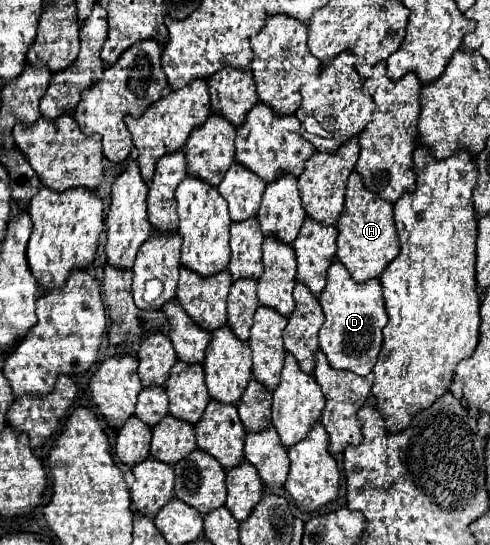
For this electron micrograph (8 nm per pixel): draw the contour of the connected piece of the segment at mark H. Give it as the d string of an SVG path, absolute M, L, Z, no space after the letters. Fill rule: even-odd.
M353 170L347 180L345 192L345 214L337 220L337 260L345 264L353 280L371 280L377 278L383 268L399 254L399 236L393 222L393 204L369 192L361 180L361 176Z

